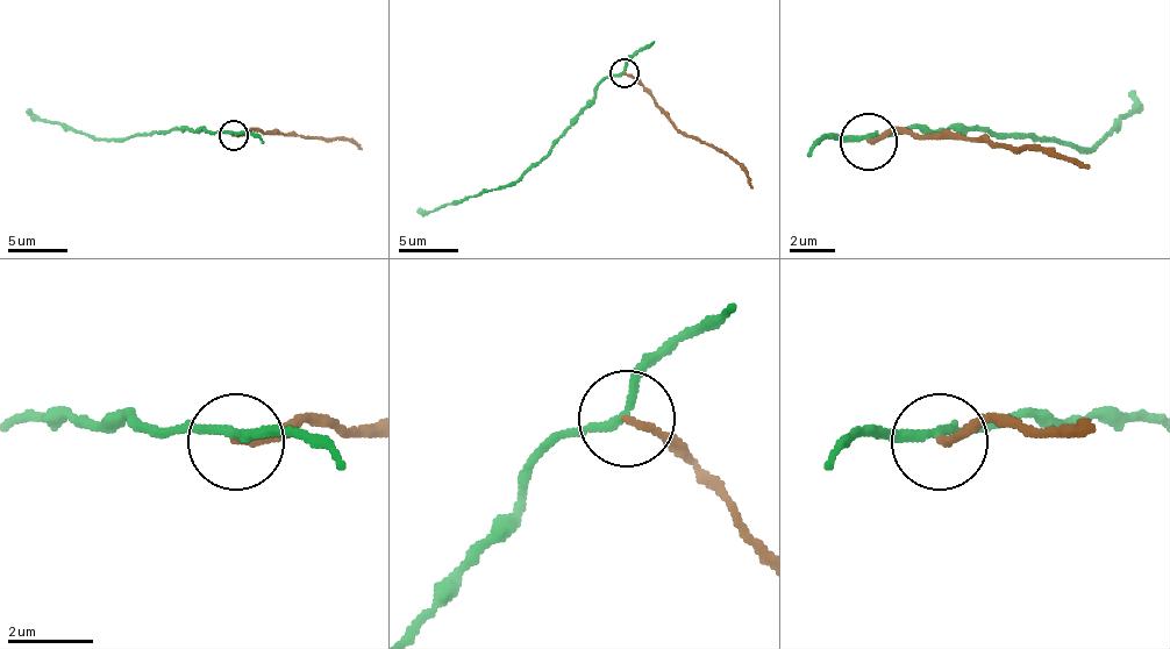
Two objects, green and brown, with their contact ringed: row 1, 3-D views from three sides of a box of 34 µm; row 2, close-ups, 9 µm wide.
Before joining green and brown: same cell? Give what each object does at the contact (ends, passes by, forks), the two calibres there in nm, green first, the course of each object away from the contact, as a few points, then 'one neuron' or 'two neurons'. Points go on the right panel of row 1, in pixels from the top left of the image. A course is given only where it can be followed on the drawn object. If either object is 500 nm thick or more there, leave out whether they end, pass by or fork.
green passes by; brown ends there; 200 nm thick on the green side, 160 nm on the other; green runs (867, 137), (918, 126), (1015, 132), (1078, 149), (1096, 149), (1135, 102), (1129, 92); brown runs (867, 143), (896, 132), (981, 137), (1004, 149), (1050, 149), (1090, 166); two neurons

